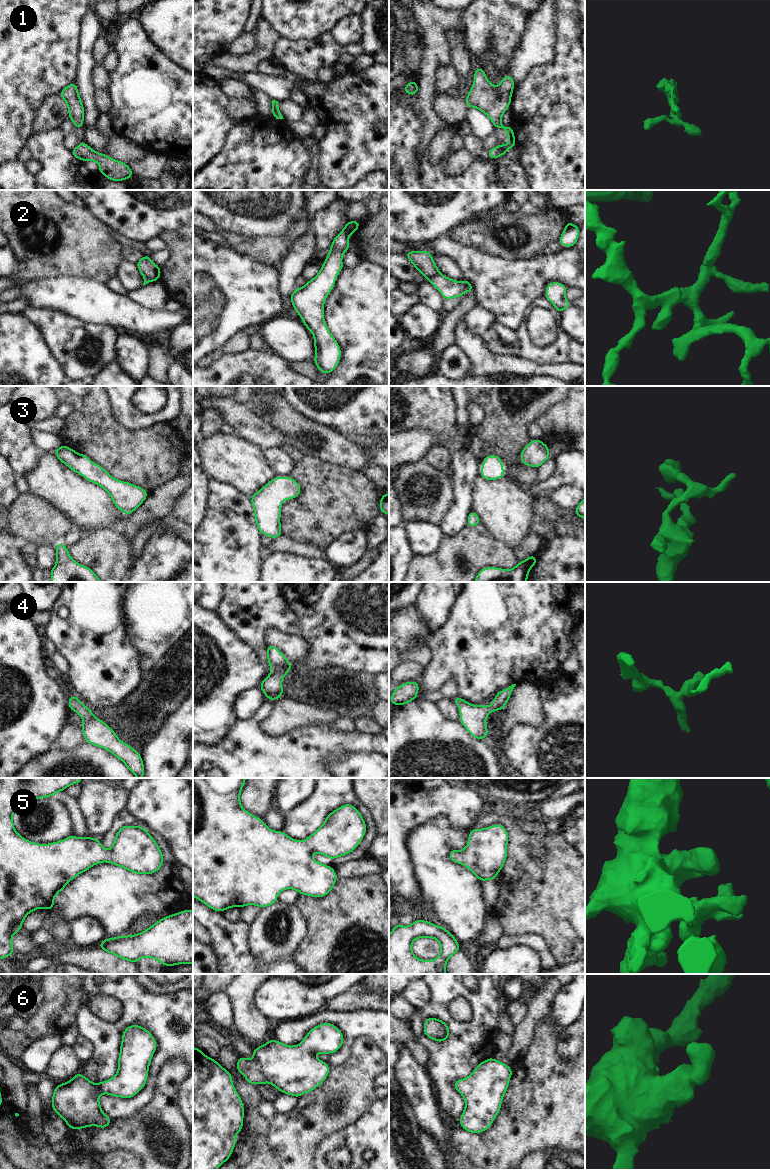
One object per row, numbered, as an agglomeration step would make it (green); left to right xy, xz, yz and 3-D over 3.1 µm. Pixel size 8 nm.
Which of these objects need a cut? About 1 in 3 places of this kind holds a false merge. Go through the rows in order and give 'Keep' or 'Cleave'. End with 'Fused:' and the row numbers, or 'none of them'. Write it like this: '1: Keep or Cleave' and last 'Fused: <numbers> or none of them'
1: Keep
2: Cleave
3: Keep
4: Keep
5: Keep
6: Keep
Fused: 2.

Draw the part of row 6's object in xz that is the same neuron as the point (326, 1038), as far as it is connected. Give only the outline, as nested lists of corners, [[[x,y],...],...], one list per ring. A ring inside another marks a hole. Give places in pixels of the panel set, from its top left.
[[[322,1023],[312,1028],[299,1045],[288,1046],[271,1038],[253,1049],[252,1060],[238,1058],[236,1069],[253,1086],[268,1081],[282,1093],[299,1098],[324,1082],[330,1071],[314,1053],[332,1054],[343,1042],[344,1036],[334,1024]]]

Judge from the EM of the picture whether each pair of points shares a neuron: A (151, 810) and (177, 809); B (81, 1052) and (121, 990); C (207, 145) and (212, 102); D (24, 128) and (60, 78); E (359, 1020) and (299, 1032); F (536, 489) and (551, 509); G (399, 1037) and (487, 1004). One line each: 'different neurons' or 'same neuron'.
A: same neuron
B: different neurons
C: same neuron
D: same neuron
E: same neuron
F: different neurons
G: different neurons

